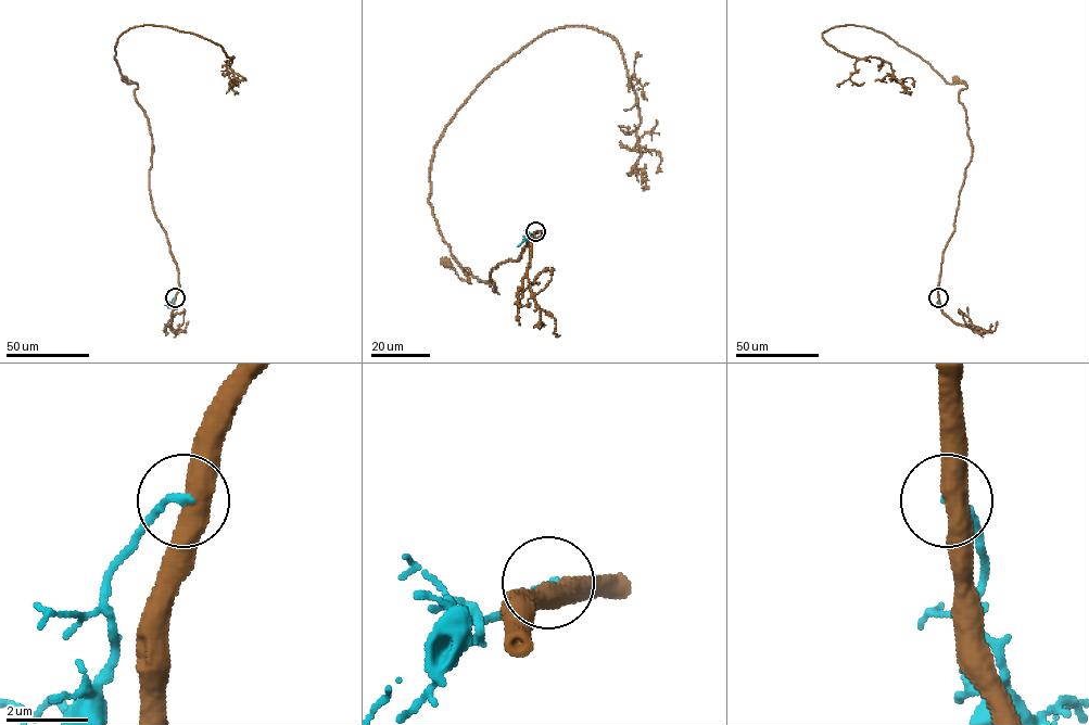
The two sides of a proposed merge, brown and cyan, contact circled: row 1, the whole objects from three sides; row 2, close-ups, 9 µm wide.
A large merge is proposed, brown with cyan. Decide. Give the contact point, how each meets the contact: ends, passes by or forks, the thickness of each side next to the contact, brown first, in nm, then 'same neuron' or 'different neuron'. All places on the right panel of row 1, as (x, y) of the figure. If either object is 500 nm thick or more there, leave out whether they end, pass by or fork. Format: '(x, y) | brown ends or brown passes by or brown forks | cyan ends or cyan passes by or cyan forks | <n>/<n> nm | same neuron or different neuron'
(938, 297) | 500/190 nm | different neuron

